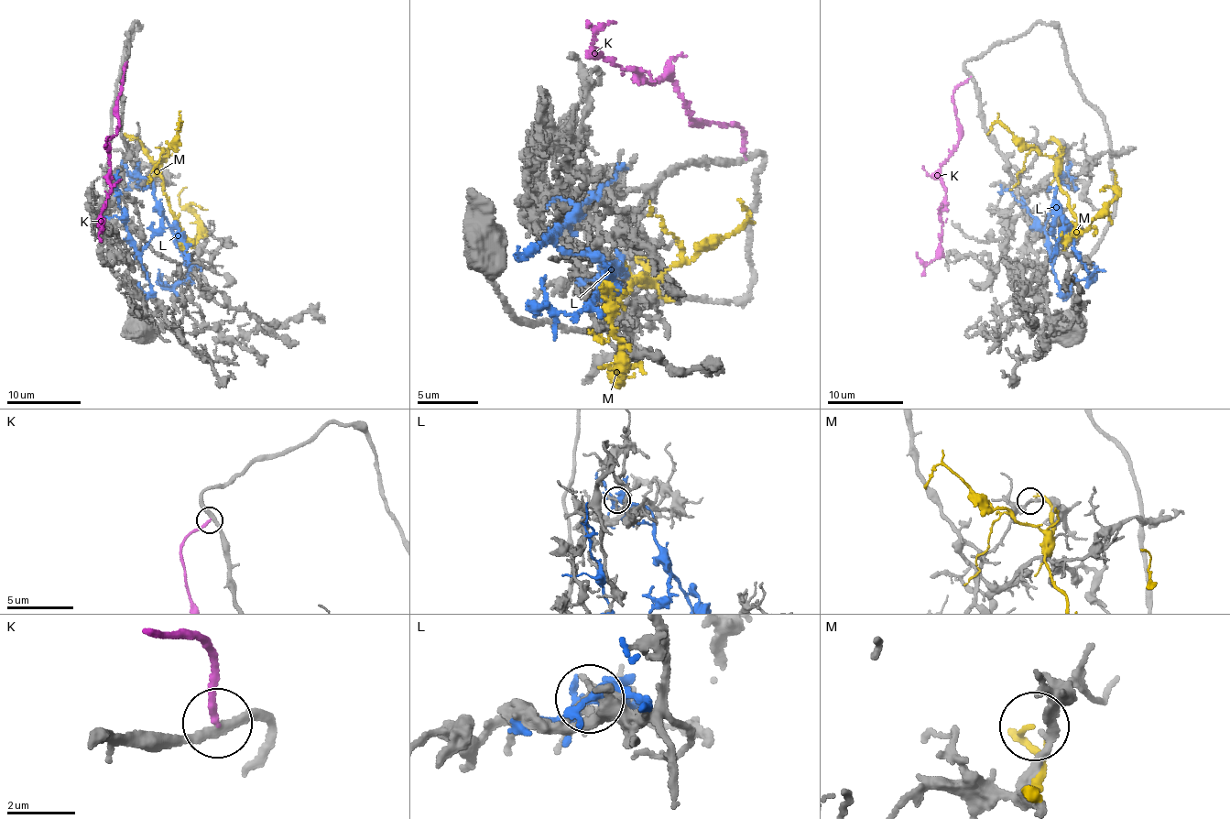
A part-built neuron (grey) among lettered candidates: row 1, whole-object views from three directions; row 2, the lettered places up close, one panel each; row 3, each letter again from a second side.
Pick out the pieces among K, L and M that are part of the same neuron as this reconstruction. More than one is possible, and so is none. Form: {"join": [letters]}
{"join": []}

